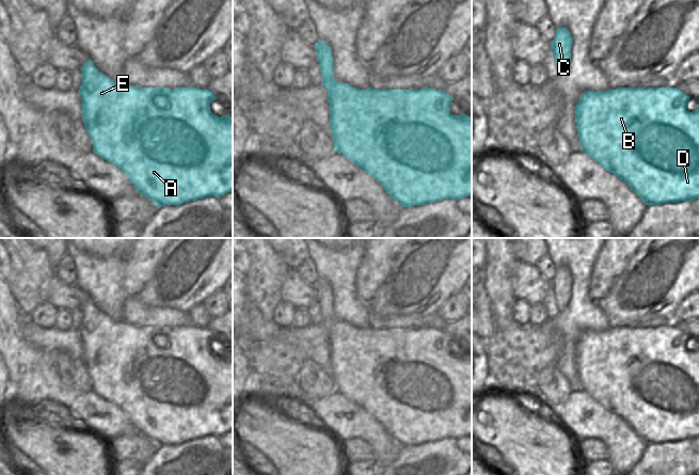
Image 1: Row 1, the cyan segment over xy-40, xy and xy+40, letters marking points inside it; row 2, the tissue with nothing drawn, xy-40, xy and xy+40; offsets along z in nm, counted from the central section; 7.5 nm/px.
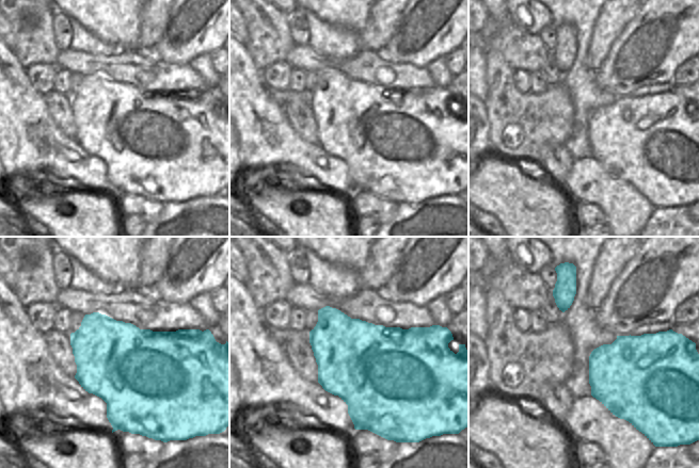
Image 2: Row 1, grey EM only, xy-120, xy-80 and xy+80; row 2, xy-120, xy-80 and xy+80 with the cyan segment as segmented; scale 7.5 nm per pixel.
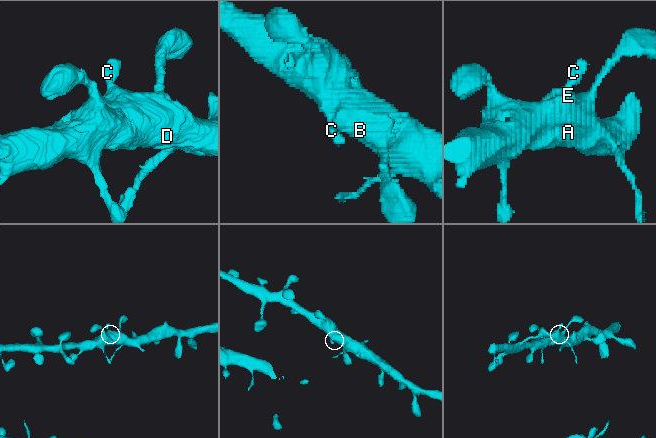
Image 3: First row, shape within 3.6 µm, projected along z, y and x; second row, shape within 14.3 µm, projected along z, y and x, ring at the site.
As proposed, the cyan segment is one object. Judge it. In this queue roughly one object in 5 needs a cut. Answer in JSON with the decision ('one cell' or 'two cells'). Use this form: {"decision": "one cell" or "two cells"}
{"decision": "one cell"}

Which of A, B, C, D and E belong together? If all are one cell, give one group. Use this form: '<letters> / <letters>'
A B C D E

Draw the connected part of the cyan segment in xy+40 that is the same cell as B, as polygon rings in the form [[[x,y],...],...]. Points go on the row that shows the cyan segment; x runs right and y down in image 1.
[[[619,88],[617,90],[608,90],[606,92],[585,92],[578,99],[575,106],[575,123],[577,125],[577,136],[582,152],[587,154],[590,158],[595,160],[603,169],[613,173],[623,181],[625,181],[631,190],[647,205],[662,205],[664,203],[679,203],[681,201],[694,201],[699,199],[699,108],[693,112],[686,110],[686,106],[690,97],[678,90],[677,88]]]

